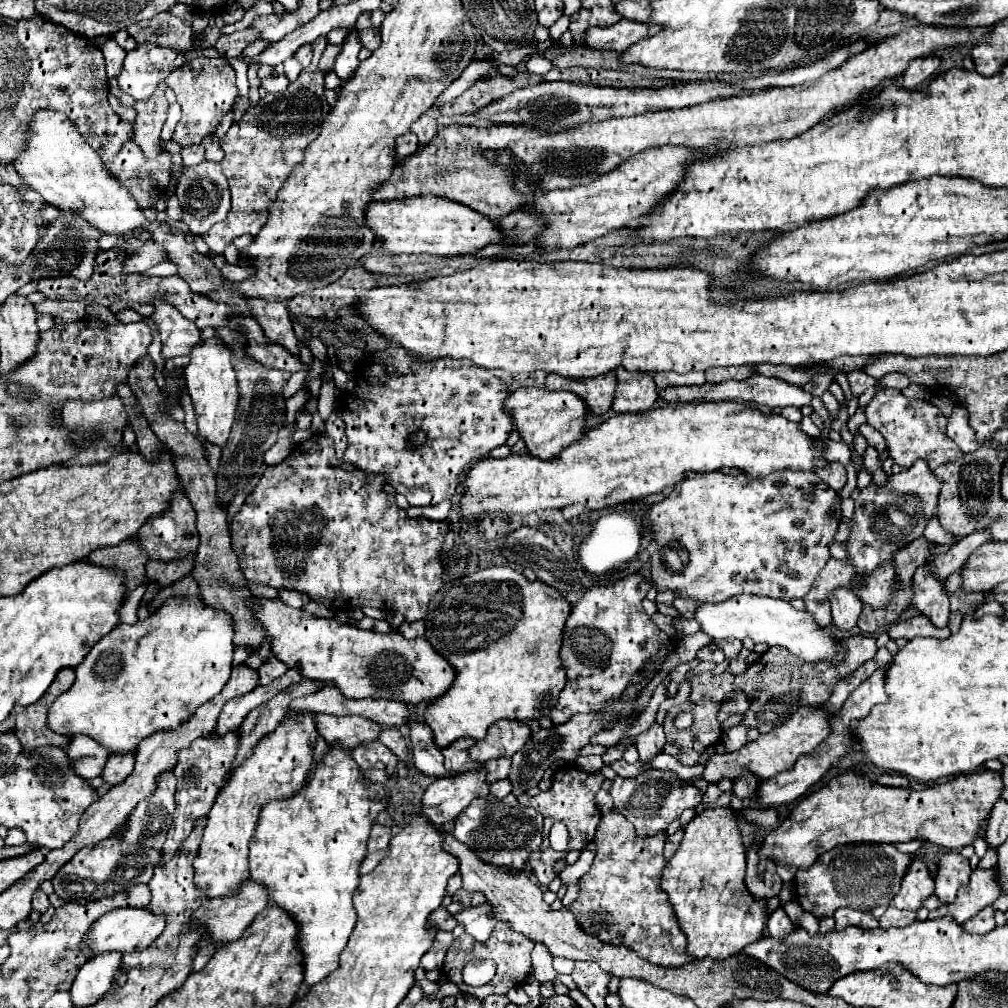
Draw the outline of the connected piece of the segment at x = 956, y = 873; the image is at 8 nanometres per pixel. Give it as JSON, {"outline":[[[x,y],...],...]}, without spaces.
{"outline":[[[950,851],[944,853],[938,861],[938,873],[936,873],[936,887],[934,887],[934,895],[942,901],[942,903],[950,903],[956,899],[956,891],[960,885],[966,883],[966,879],[970,879],[970,863],[968,859],[964,859],[960,853]]]}

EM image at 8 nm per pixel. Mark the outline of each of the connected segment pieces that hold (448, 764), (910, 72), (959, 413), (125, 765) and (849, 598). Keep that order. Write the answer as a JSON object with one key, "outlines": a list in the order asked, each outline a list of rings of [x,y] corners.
{"outlines":[[[[446,747],[442,749],[444,753],[444,767],[448,771],[456,771],[456,773],[466,773],[466,771],[474,771],[480,769],[478,763],[474,763],[466,751],[460,751],[456,747]]],[[[916,59],[916,61],[912,61],[910,63],[910,67],[906,69],[906,73],[904,73],[904,83],[906,85],[910,85],[908,89],[916,89],[916,87],[912,87],[912,85],[920,85],[920,83],[924,83],[930,75],[926,75],[922,69],[920,69],[920,65],[924,65],[924,59]]],[[[954,407],[950,419],[948,419],[948,437],[956,441],[956,445],[964,451],[964,453],[972,453],[976,451],[980,445],[976,443],[974,437],[974,429],[968,425],[968,415],[964,407]]],[[[110,755],[102,771],[102,779],[108,785],[120,785],[132,771],[134,755]]],[[[838,587],[830,593],[830,607],[832,607],[832,619],[834,627],[840,631],[850,631],[856,627],[856,621],[862,611],[860,599],[854,595],[854,591],[846,587]]]]}

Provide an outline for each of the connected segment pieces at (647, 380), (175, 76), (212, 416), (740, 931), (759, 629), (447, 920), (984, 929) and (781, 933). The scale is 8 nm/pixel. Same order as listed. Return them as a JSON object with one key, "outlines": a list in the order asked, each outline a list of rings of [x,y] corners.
{"outlines":[[[[616,369],[616,397],[612,409],[616,413],[644,413],[658,401],[658,391],[650,373],[630,373]]],[[[192,59],[186,67],[172,71],[166,79],[166,85],[176,93],[176,101],[182,107],[182,119],[176,127],[174,141],[182,147],[200,143],[206,135],[214,133],[220,125],[220,119],[232,109],[234,99],[238,97],[238,87],[234,83],[234,69],[224,59]]],[[[220,337],[204,339],[194,347],[190,353],[190,363],[186,367],[186,387],[194,403],[196,421],[198,421],[198,435],[200,439],[224,447],[228,441],[234,417],[236,417],[236,405],[238,405],[238,379],[234,373],[234,367],[230,363],[230,351],[222,343]]],[[[730,807],[706,809],[684,827],[682,843],[666,861],[660,875],[660,889],[668,895],[668,901],[674,907],[678,925],[686,935],[686,953],[690,957],[728,959],[760,939],[766,901],[758,903],[756,899],[750,899],[744,873],[746,847]]],[[[736,595],[722,603],[702,603],[696,609],[696,621],[702,625],[702,631],[714,639],[726,637],[750,637],[754,643],[766,643],[770,647],[784,647],[798,659],[806,663],[814,661],[842,661],[846,647],[842,641],[836,641],[836,635],[830,627],[820,627],[806,609],[794,609],[788,601],[766,599],[758,595]]],[[[438,907],[438,909],[430,915],[428,921],[430,921],[432,925],[436,925],[436,929],[440,929],[440,931],[452,931],[452,929],[456,927],[454,917],[452,917],[444,907]]],[[[990,905],[984,907],[982,911],[978,911],[978,915],[974,915],[972,919],[968,919],[962,927],[964,927],[964,931],[968,931],[968,933],[988,933],[990,929],[996,927],[992,907],[990,907]]],[[[776,909],[768,919],[768,931],[770,931],[770,937],[784,939],[784,937],[788,937],[790,933],[796,931],[796,925],[788,919],[784,909]]]]}

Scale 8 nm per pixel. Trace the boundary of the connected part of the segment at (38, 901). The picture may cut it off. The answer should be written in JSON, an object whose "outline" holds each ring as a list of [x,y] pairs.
{"outline":[[[38,889],[38,891],[34,893],[34,899],[32,899],[32,909],[38,911],[38,913],[44,913],[48,907],[50,907],[48,895],[46,895],[42,889]]]}

